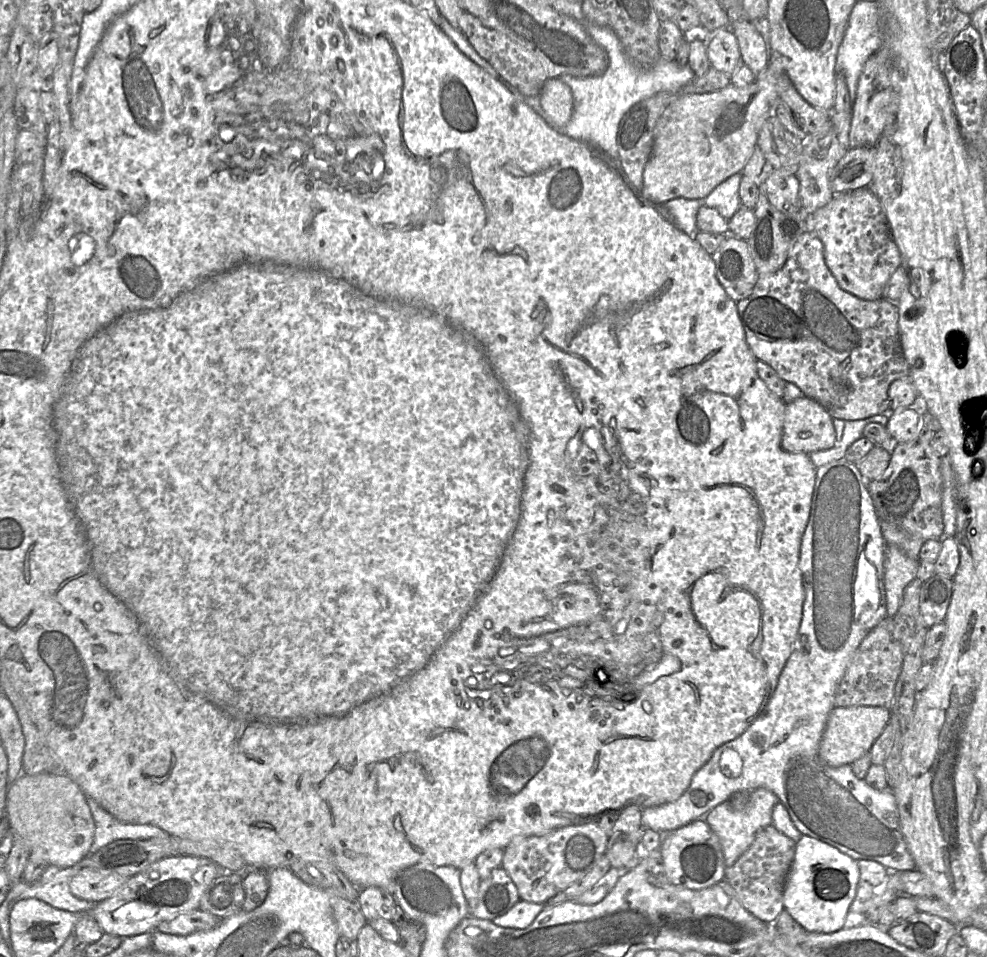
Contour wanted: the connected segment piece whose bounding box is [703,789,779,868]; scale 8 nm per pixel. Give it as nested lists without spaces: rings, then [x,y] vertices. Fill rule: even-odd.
[[[766,789],[750,791],[750,799],[742,811],[734,810],[728,801],[720,803],[703,818],[719,839],[726,868],[730,868],[748,849],[757,834],[765,827],[772,825],[772,812],[779,803],[777,796]]]

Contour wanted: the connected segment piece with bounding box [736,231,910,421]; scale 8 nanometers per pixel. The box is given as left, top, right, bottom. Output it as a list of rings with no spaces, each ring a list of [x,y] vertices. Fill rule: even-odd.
[[[807,231],[797,239],[781,269],[774,273],[759,273],[758,281],[751,295],[736,303],[739,317],[745,331],[746,342],[755,358],[770,365],[786,383],[790,382],[795,384],[804,393],[804,396],[809,397],[823,406],[833,419],[855,421],[880,414],[890,417],[892,409],[888,395],[889,387],[895,380],[910,377],[909,365],[904,357],[900,341],[897,303],[890,302],[886,299],[875,301],[863,300],[843,290],[826,265],[824,246],[814,232]]]

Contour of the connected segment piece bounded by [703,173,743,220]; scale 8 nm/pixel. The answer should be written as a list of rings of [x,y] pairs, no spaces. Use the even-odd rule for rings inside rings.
[[[737,173],[720,183],[703,199],[703,205],[716,210],[723,218],[730,220],[741,207],[739,189],[742,176],[742,173]]]

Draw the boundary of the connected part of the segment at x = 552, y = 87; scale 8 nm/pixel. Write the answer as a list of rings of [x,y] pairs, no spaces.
[[[549,78],[539,98],[545,121],[554,129],[564,129],[573,114],[571,88],[559,78]]]

